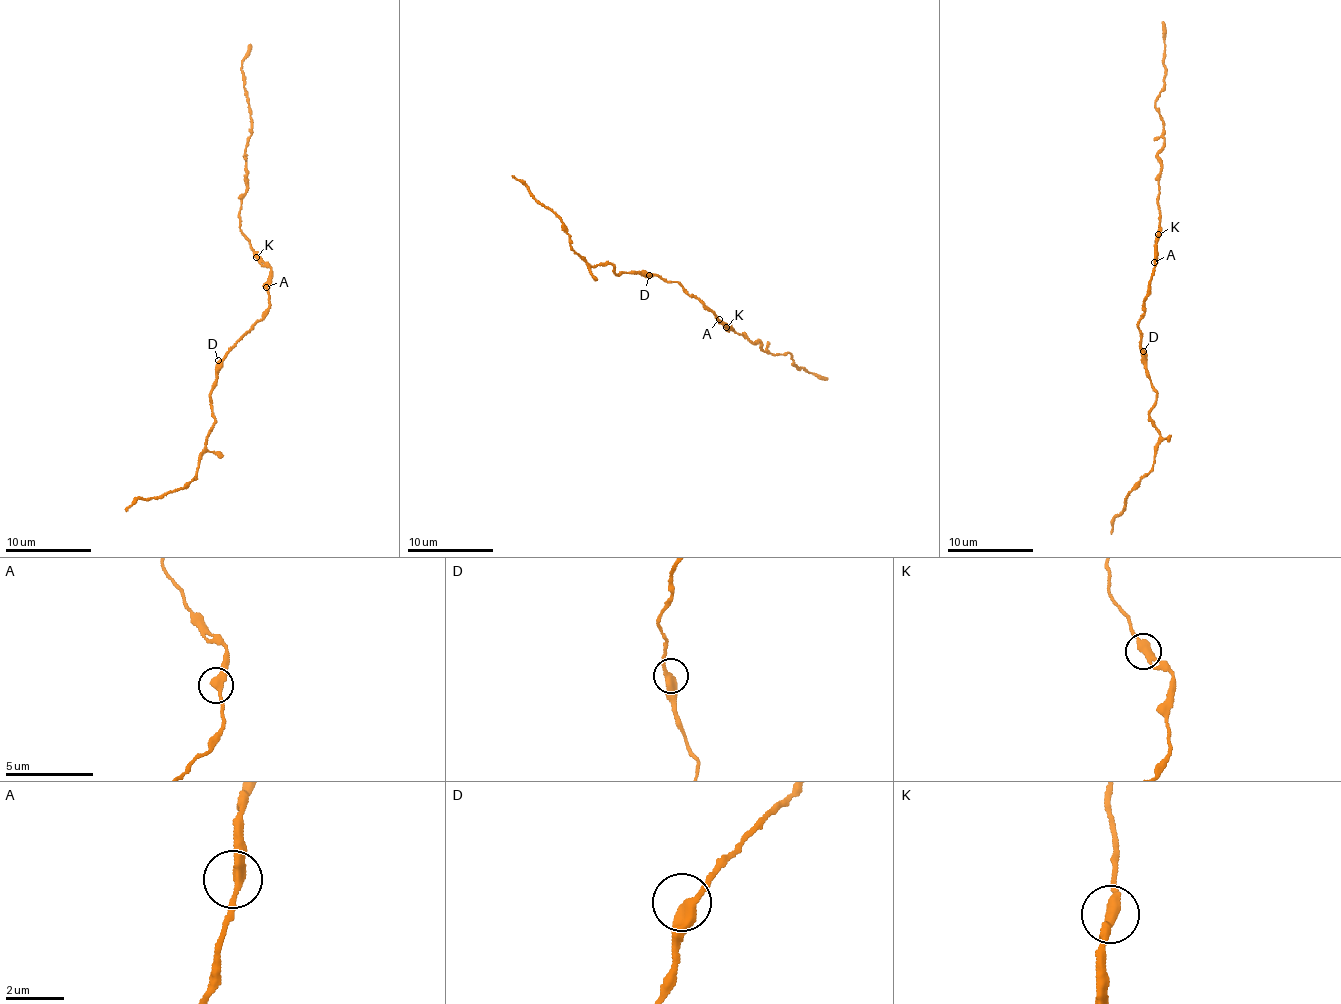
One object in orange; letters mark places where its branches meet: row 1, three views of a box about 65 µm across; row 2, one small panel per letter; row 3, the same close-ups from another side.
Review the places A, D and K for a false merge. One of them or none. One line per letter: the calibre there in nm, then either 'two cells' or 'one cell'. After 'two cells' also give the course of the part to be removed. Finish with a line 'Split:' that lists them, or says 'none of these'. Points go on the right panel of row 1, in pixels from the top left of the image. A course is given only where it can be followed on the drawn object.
A: 340 nm | one cell
D: 380 nm | one cell
K: 320 nm | one cell
Split: none of these

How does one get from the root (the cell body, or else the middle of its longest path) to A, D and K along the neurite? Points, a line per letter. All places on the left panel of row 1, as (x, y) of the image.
A: (268, 310), (269, 294), (266, 287)
D: (268, 310), (264, 318), (218, 360)
K: (268, 310), (270, 269), (256, 257)

